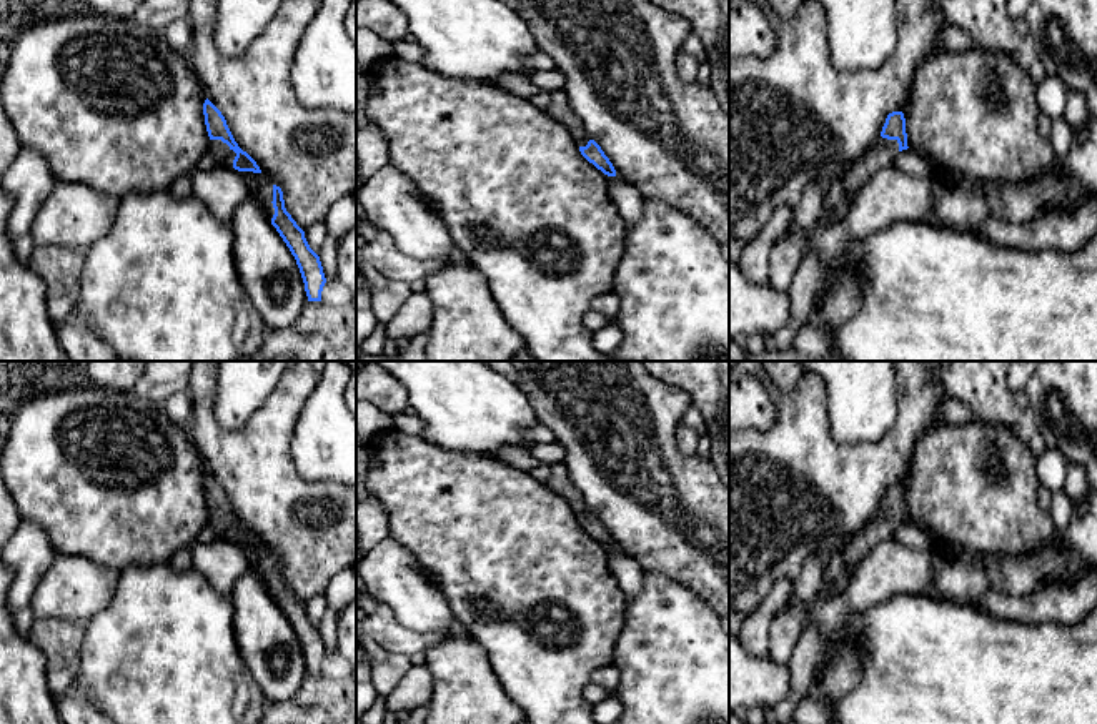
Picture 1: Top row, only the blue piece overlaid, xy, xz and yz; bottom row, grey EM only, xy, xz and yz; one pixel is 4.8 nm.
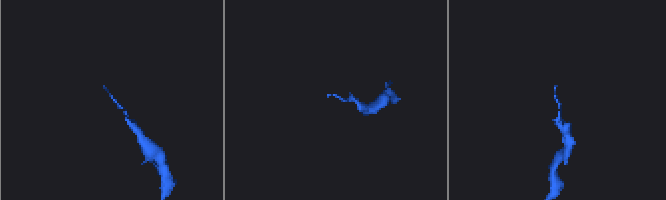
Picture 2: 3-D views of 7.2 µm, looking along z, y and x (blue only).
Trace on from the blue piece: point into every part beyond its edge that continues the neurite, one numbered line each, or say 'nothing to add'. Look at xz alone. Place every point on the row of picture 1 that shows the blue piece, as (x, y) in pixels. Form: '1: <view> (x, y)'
1: xz (560, 110)

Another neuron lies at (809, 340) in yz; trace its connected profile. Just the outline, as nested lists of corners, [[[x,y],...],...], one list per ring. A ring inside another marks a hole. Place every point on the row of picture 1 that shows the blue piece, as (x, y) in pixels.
[[[806,326],[799,330],[791,343],[802,355],[814,358],[831,358],[832,343],[831,336],[826,331],[821,331],[814,326]]]

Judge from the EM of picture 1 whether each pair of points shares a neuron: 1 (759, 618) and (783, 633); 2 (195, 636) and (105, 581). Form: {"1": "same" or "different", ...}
{"1": "different", "2": "different"}

